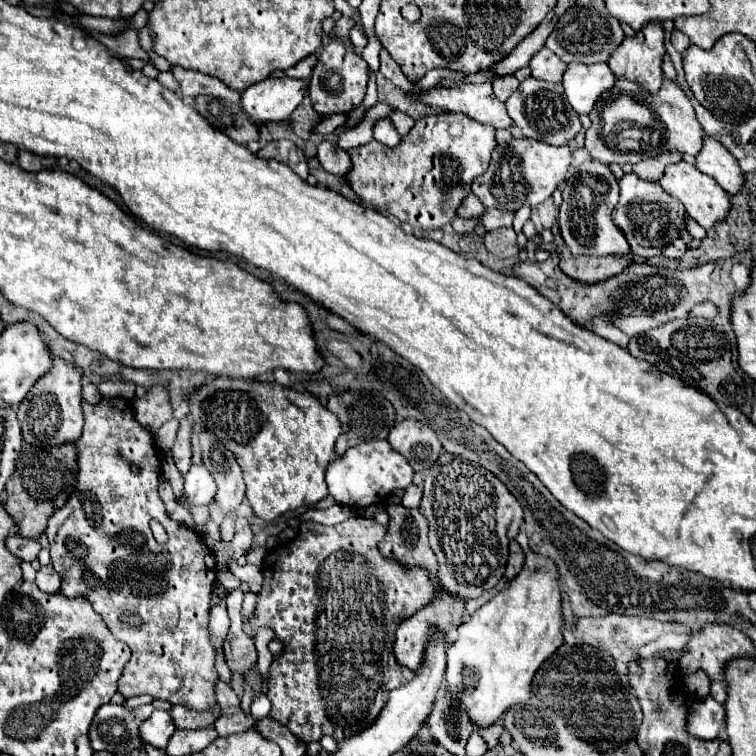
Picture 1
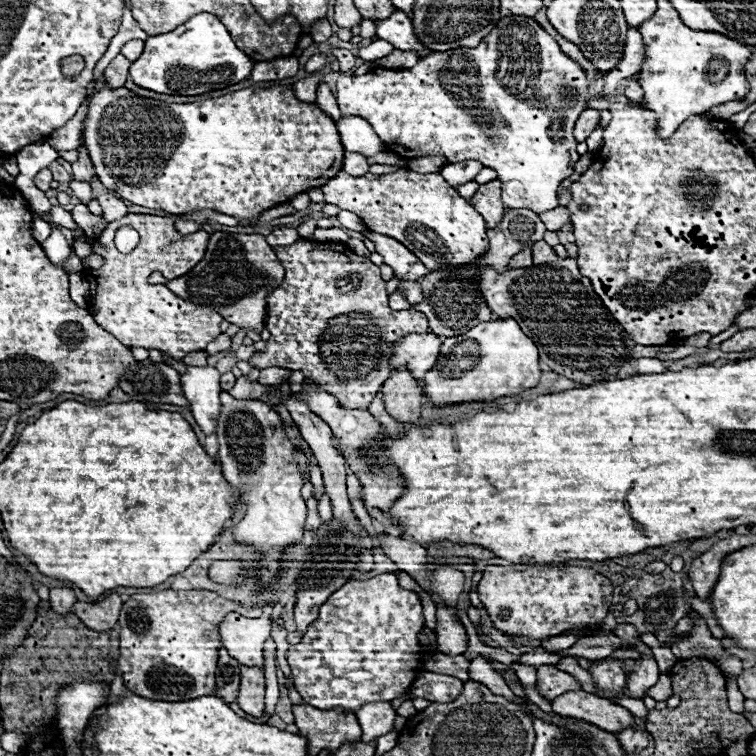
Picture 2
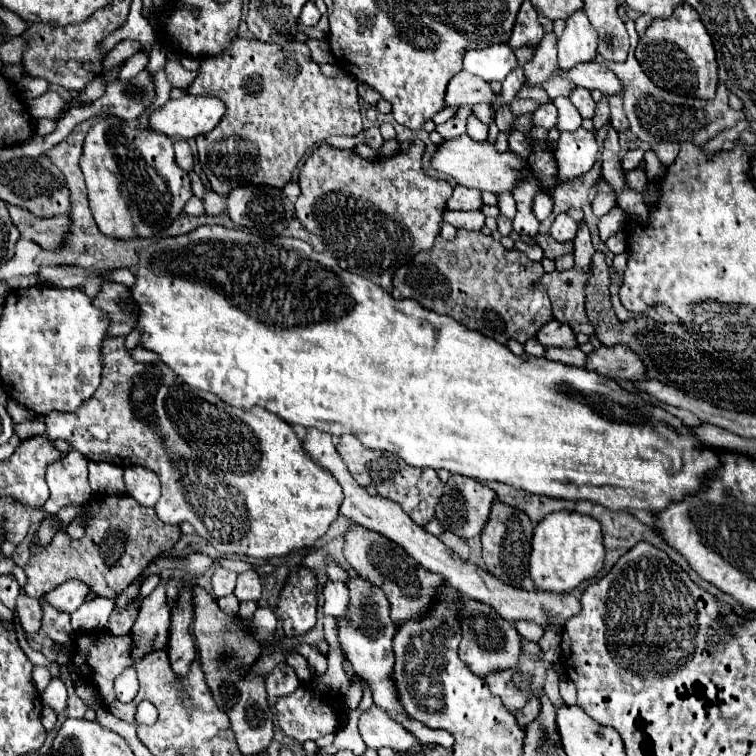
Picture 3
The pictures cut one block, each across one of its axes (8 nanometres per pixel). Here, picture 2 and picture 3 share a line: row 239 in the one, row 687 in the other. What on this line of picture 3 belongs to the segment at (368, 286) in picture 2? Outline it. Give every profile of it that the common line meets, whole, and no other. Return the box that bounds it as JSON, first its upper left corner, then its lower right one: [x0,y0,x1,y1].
[276,686,340,744]

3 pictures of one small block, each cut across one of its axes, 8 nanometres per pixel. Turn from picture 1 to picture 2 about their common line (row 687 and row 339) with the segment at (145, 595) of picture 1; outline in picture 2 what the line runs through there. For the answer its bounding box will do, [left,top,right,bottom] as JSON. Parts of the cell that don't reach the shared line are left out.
[84,214,224,360]

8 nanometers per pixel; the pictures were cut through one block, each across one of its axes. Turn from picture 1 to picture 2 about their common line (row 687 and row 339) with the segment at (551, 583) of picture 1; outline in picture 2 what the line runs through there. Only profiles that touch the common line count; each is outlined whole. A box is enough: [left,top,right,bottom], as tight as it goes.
[424,320,540,406]

